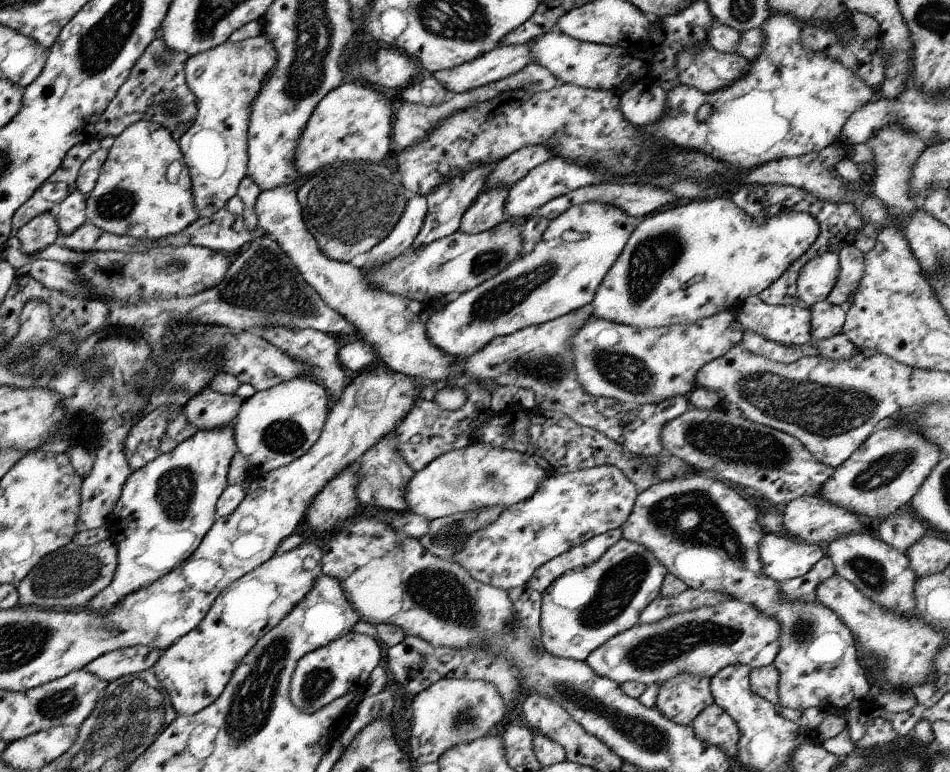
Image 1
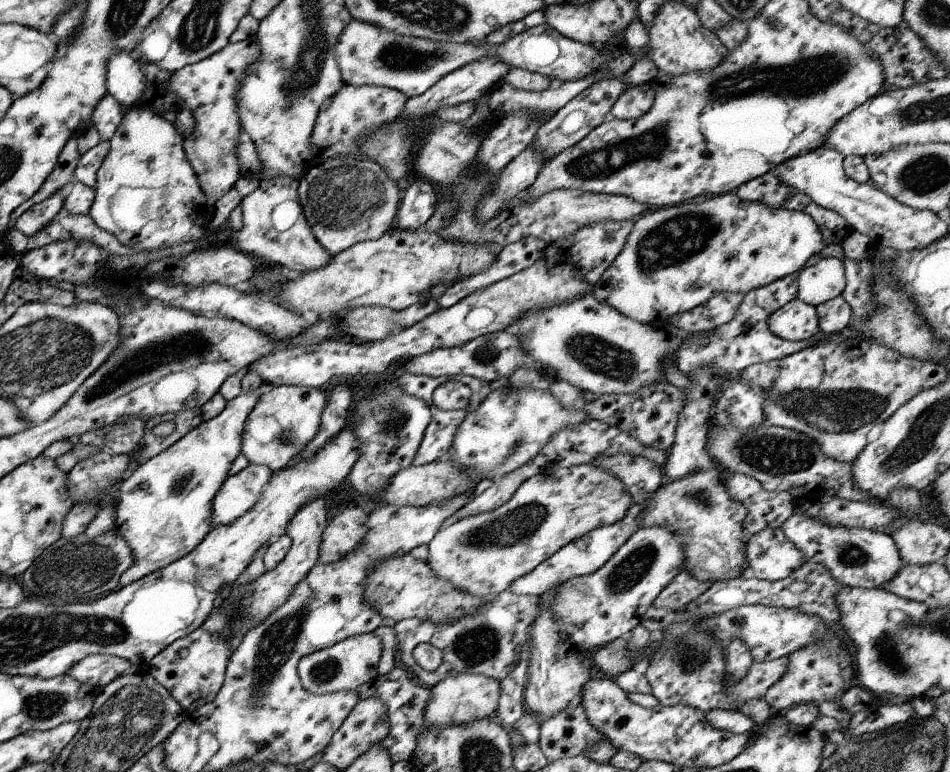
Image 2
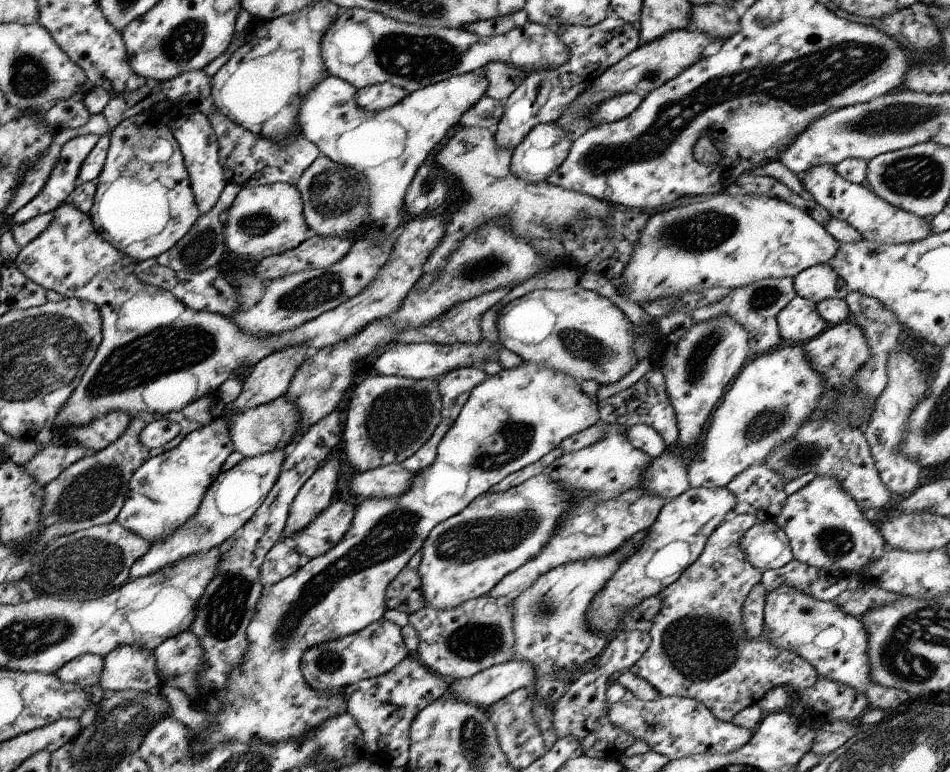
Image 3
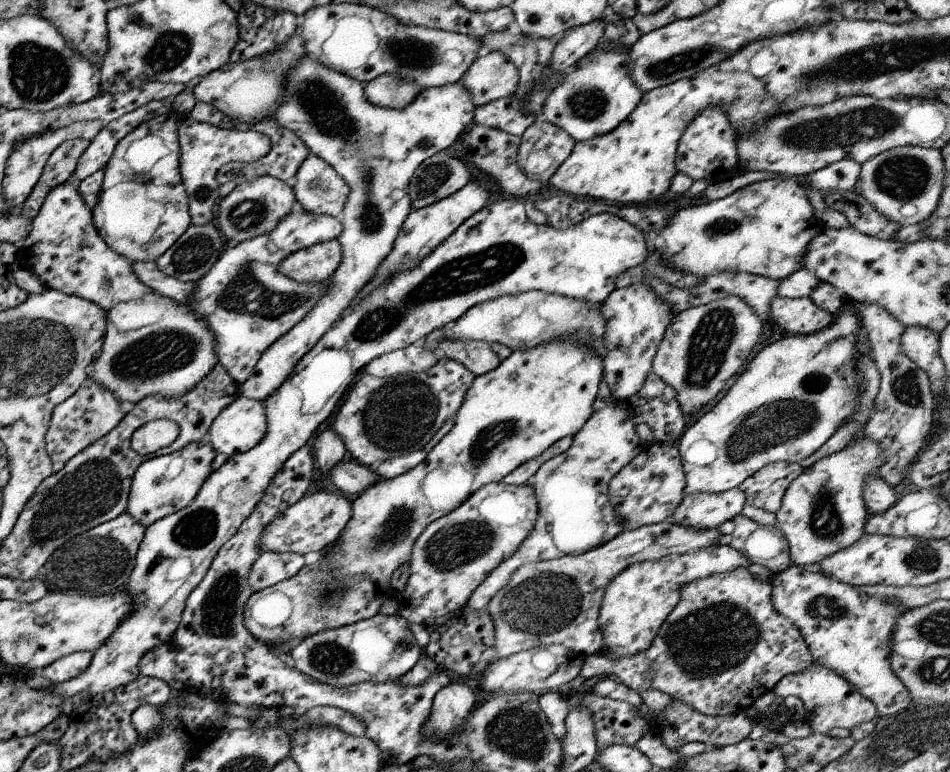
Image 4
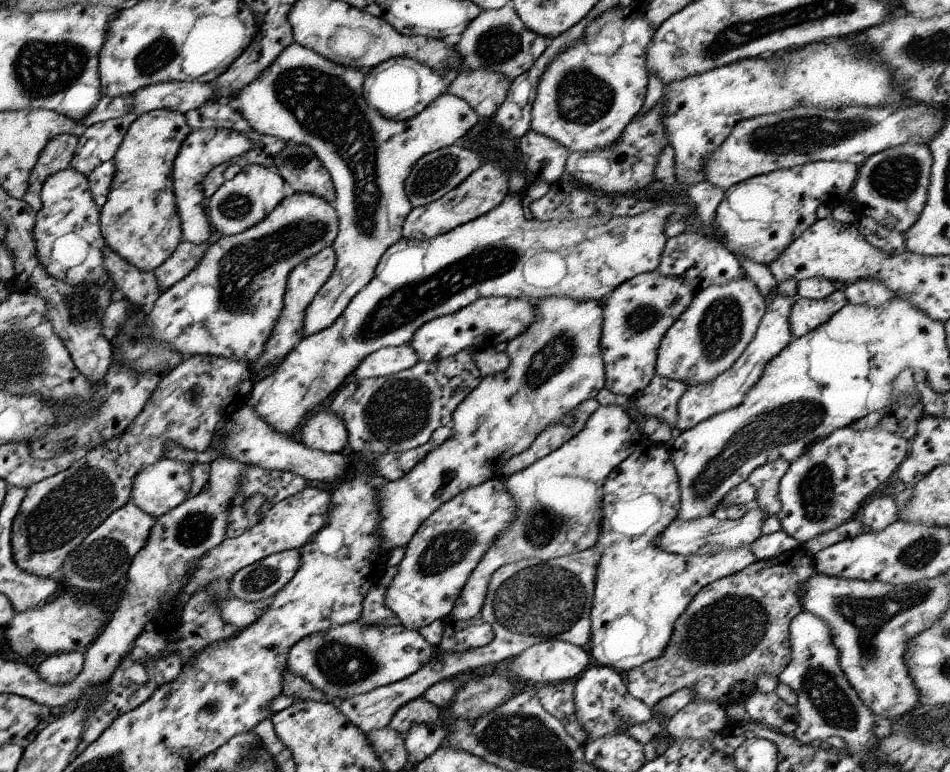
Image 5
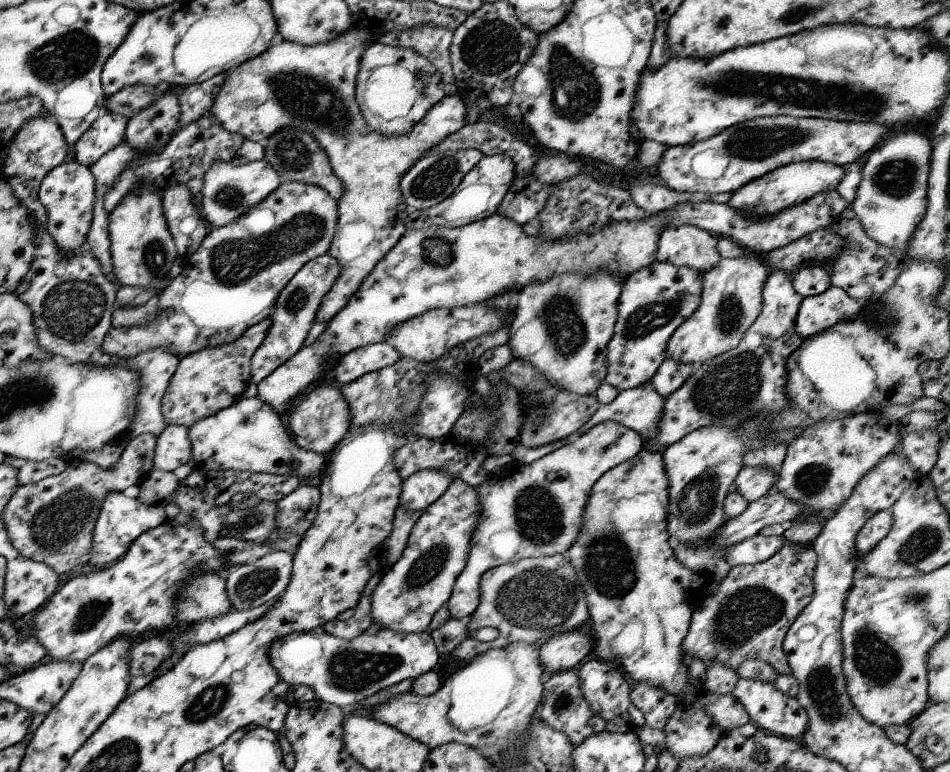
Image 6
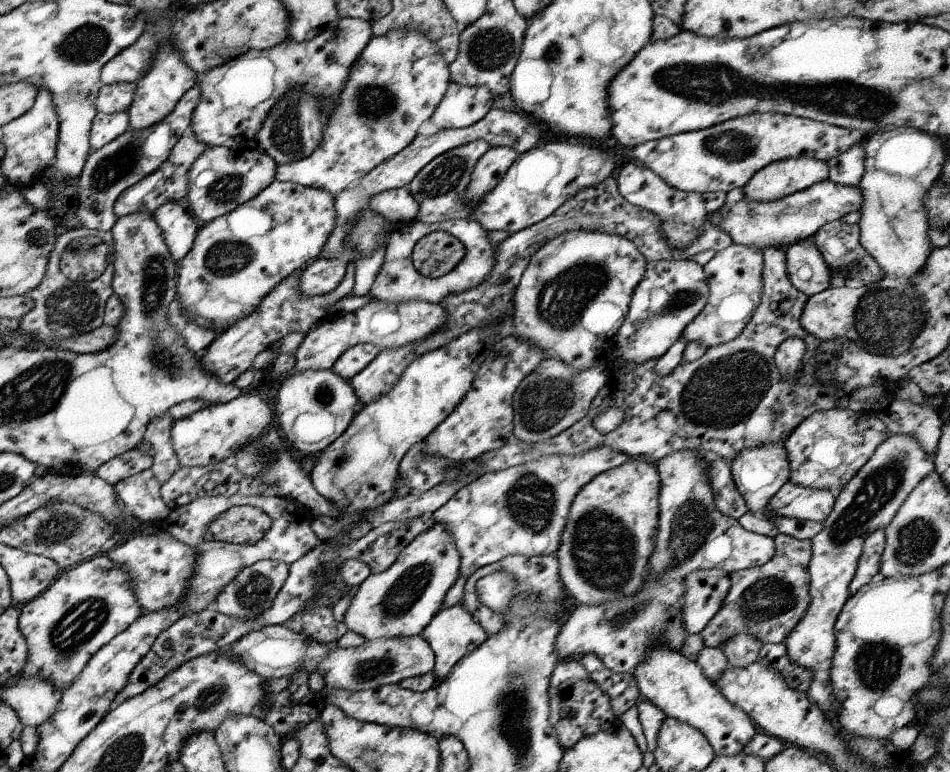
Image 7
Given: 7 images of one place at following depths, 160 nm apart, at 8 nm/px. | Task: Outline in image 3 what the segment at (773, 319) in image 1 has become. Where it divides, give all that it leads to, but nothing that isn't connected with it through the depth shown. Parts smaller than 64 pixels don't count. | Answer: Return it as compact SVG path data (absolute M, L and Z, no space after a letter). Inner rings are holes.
M797 296L776 314L776 323L780 339L790 344L803 344L828 326L818 315L816 303Z

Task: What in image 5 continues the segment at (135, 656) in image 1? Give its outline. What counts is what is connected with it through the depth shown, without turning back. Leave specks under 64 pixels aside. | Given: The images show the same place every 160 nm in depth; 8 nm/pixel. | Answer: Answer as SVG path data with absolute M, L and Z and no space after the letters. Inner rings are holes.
M78 651L61 652L47 656L37 666L35 672L39 680L49 686L63 686L71 683L79 675L84 662L84 654Z

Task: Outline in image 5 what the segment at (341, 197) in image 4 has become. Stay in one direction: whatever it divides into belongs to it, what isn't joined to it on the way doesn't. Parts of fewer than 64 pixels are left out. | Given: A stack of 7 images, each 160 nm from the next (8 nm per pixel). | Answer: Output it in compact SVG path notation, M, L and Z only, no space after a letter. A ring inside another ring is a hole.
M285 142L283 150L275 156L274 164L276 173L293 192L309 192L331 204L335 200L327 170L324 170L309 146Z

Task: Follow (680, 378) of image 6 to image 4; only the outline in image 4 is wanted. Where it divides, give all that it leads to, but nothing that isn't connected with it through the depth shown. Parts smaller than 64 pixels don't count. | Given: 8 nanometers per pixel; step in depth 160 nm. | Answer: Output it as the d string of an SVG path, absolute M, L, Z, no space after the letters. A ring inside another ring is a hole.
M652 371L647 373L642 387L635 394L632 394L627 399L614 400L612 403L621 407L635 426L641 424L641 422L645 424L644 426L648 426L659 443L676 444L687 427L684 414L676 401L675 391Z

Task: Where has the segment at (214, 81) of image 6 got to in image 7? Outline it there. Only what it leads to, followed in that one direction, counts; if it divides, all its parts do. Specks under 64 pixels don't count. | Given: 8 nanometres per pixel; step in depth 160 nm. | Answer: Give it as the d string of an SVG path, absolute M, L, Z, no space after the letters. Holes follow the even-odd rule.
M196 82L177 99L175 106L163 120L143 130L133 130L128 126L117 138L87 155L82 171L76 178L78 184L76 217L79 226L91 230L92 233L110 230L117 219L112 211L112 204L119 193L151 174L169 156L169 151L177 139L189 129L193 109L198 105L199 99L200 88Z

